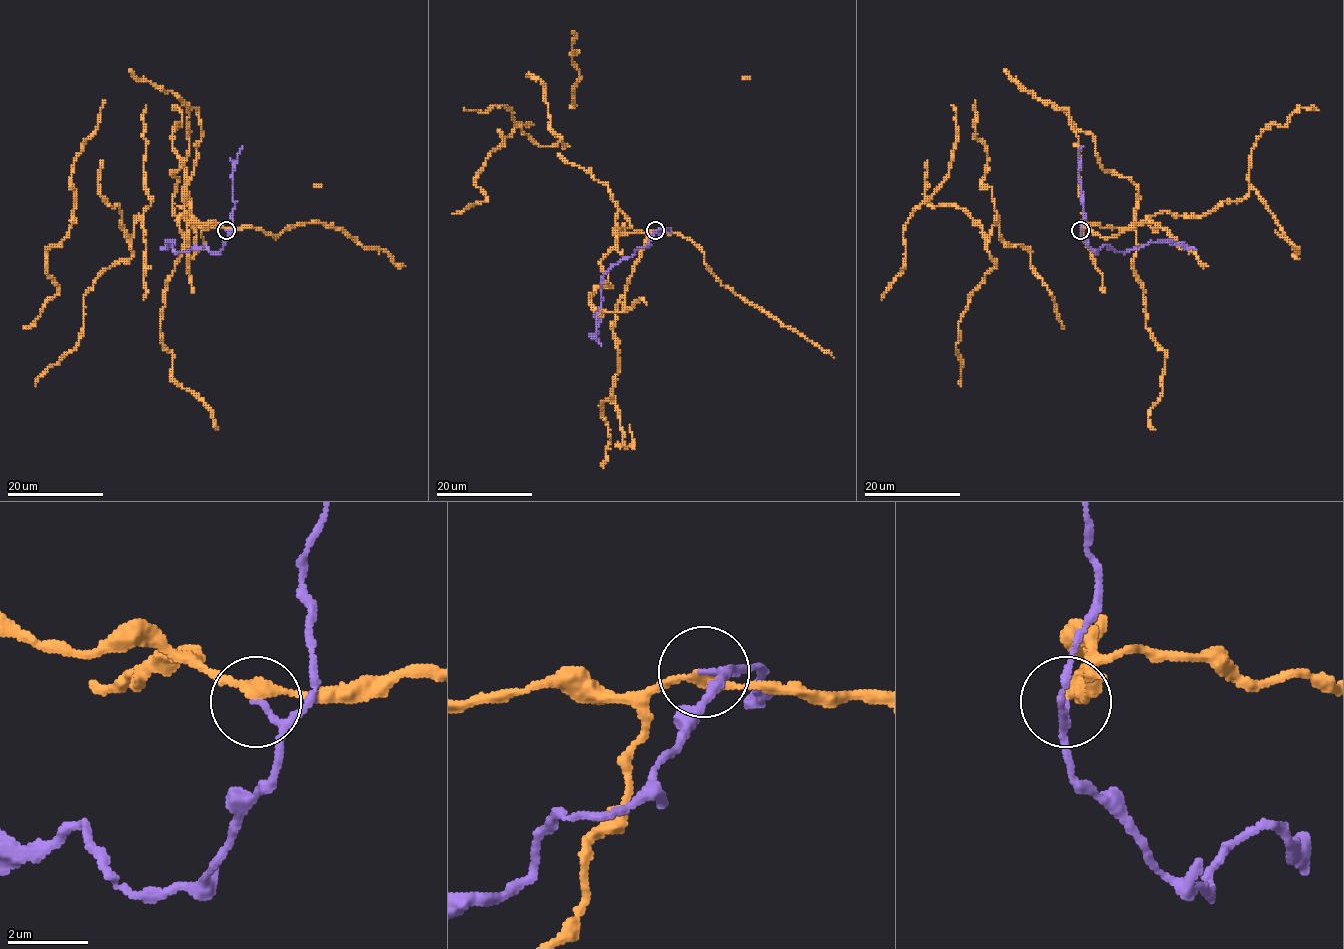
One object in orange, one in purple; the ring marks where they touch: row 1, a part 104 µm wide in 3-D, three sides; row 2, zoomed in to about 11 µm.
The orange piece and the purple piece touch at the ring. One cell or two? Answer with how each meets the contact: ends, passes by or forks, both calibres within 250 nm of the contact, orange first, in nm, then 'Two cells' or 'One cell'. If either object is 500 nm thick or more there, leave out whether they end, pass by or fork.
At the ring orange passes by. At the ring purple passes by. Thickness 240 nm (orange) against 110 nm. Two cells

